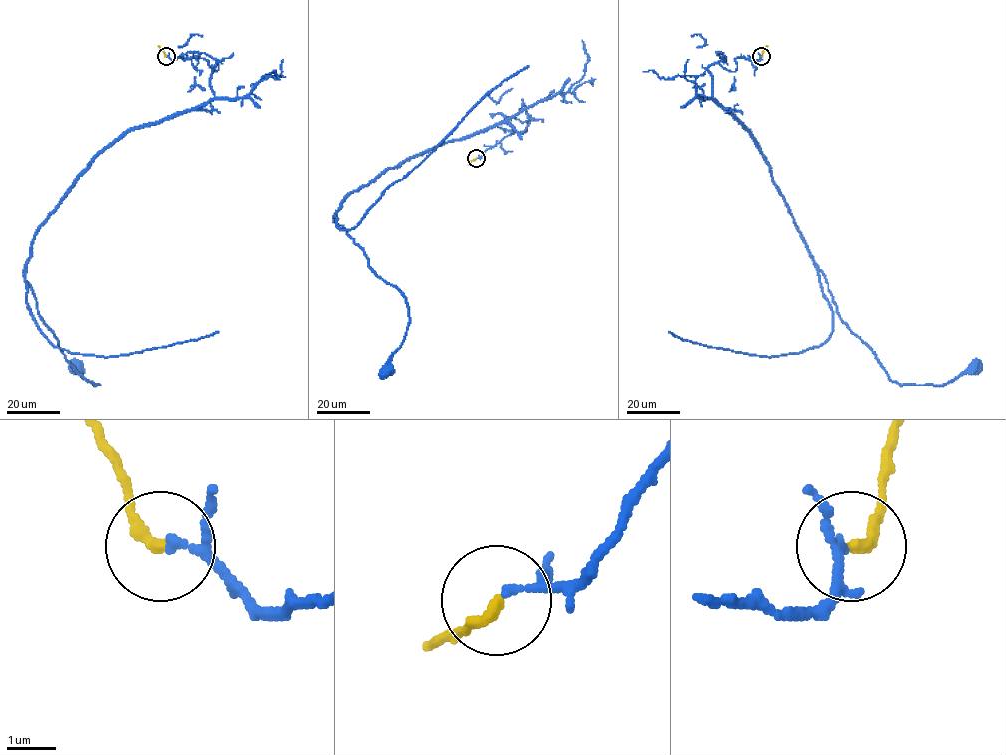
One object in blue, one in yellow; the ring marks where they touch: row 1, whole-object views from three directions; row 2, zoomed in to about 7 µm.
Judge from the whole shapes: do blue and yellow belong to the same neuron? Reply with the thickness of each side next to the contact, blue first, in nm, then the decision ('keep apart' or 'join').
calibres 120 and 260 nm; keep apart

